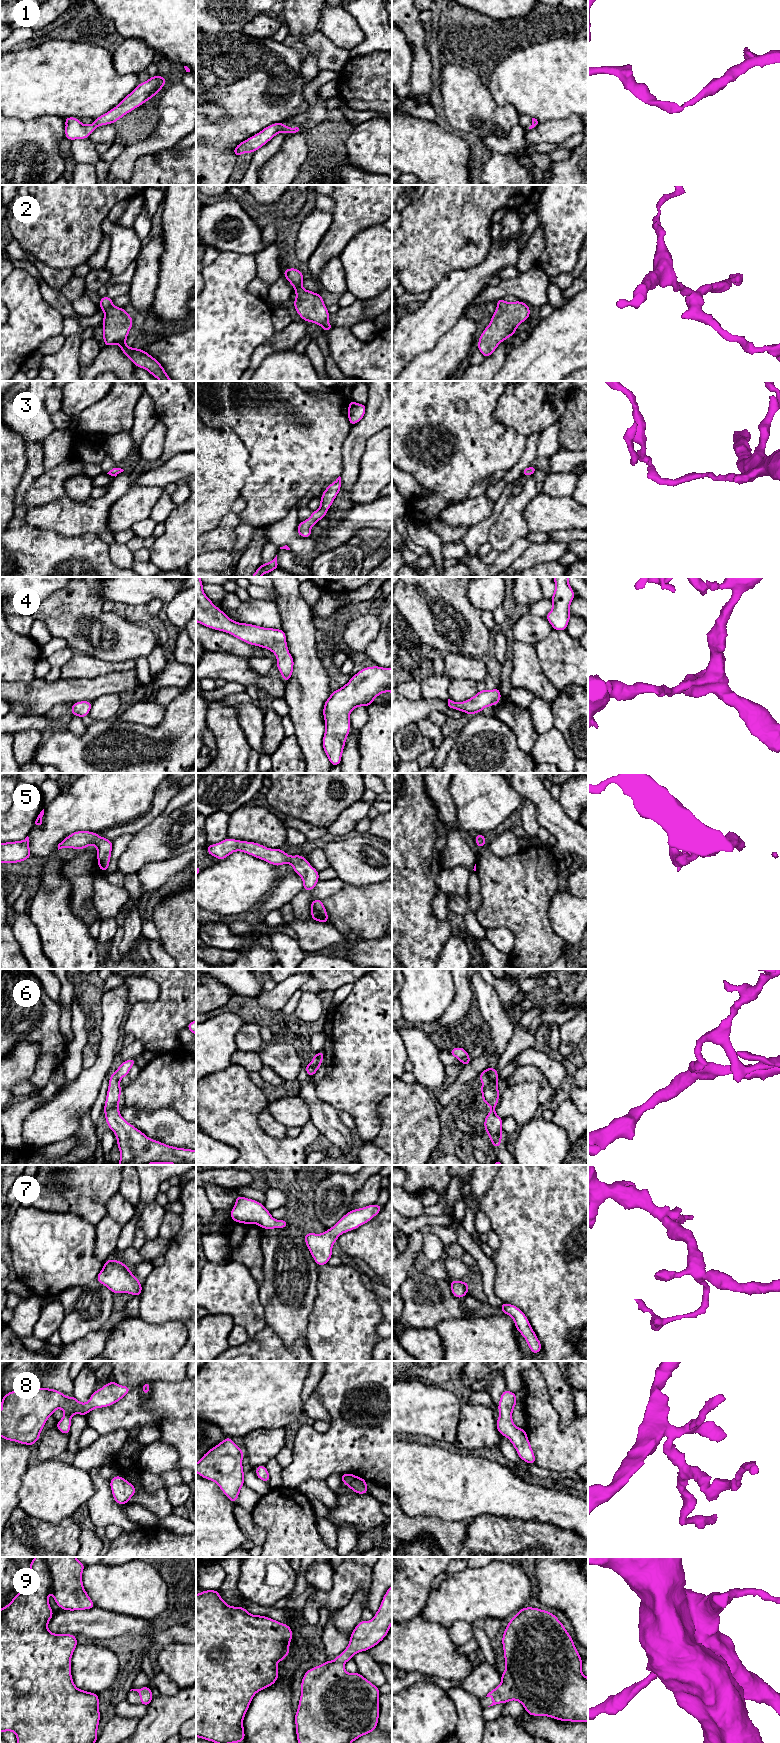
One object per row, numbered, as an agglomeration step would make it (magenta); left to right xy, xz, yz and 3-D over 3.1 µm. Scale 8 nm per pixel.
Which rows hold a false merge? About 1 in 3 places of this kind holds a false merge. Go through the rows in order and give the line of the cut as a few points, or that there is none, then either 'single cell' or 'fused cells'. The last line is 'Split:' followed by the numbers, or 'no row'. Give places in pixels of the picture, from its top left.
1: cut none; single cell
2: cut none; single cell
3: cut none; single cell
4: cut none; single cell
5: cut none; single cell
6: cut none; single cell
7: cut none; single cell
8: cut none; single cell
9: cut none; single cell
Split: no row

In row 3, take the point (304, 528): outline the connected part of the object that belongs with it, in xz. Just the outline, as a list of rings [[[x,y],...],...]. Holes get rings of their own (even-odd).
[[[339,476],[333,483],[331,483],[322,493],[320,499],[320,507],[318,510],[313,511],[311,516],[303,522],[299,522],[297,526],[297,533],[299,536],[308,538],[311,537],[311,527],[320,519],[324,519],[328,509],[332,506],[332,503],[339,491],[341,490],[341,477]]]

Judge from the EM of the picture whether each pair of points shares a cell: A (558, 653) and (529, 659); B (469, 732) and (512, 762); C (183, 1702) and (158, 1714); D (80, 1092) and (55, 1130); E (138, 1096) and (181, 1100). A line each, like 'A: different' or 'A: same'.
A: different
B: same
C: same
D: same
E: same

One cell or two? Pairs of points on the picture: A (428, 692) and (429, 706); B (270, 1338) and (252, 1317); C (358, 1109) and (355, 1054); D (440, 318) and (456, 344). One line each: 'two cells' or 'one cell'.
A: two cells
B: two cells
C: one cell
D: two cells

